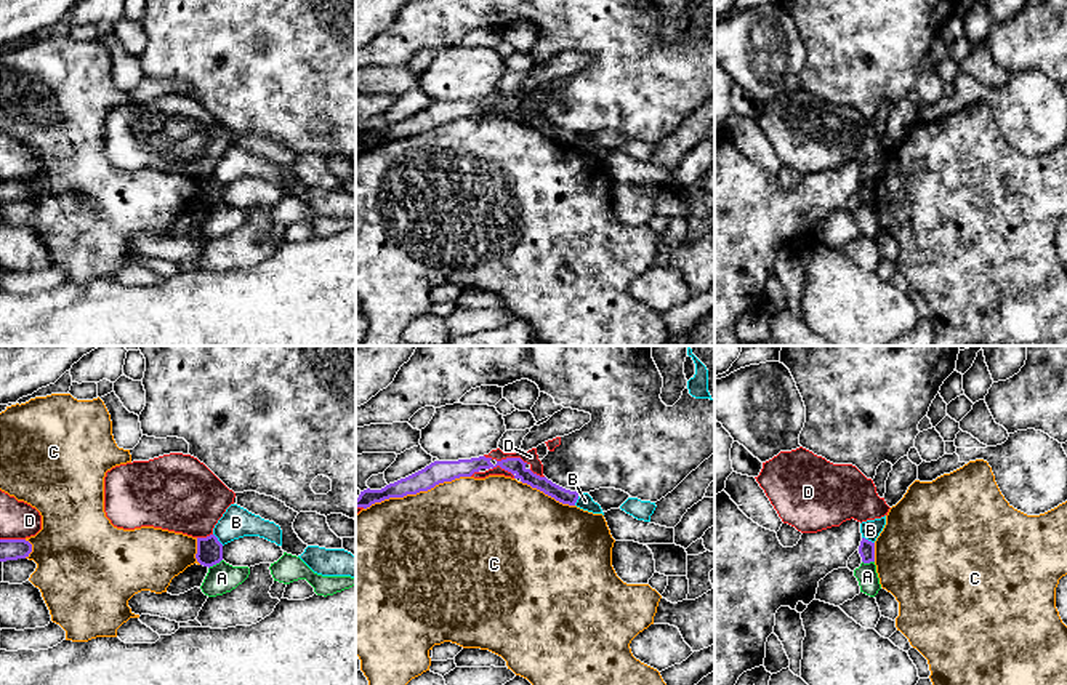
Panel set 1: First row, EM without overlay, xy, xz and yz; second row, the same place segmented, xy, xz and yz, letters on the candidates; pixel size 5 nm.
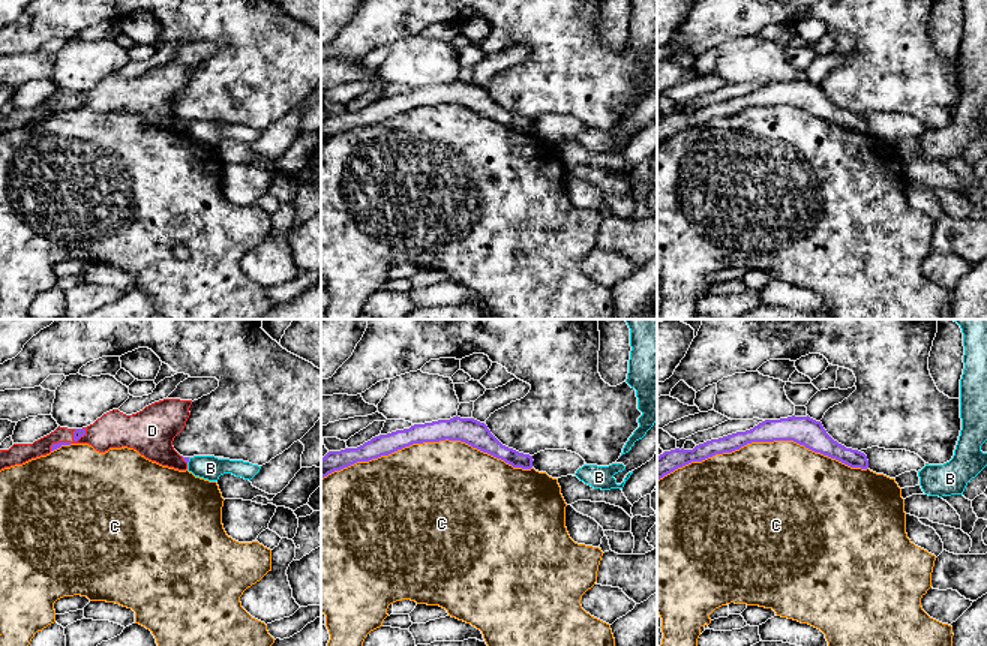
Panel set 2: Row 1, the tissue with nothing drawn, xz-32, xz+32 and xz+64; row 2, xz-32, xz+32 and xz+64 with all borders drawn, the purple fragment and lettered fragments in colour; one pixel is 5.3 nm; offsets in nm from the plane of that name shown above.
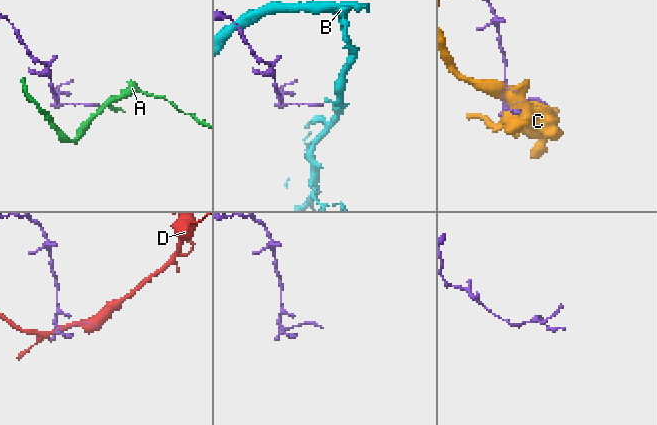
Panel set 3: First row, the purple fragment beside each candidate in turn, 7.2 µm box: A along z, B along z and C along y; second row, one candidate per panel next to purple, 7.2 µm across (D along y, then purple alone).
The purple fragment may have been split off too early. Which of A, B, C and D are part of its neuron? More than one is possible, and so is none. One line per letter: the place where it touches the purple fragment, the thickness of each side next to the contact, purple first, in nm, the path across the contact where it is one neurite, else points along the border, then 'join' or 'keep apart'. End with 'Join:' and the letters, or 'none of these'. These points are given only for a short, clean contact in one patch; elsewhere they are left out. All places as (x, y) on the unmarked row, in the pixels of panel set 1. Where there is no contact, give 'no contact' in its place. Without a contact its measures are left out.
A: contact xy (215, 205); calibres 130 and 150 nm; border xy (221, 200), (209, 210); keep apart
B: contact xz (577, 140); calibres 80 and 80 nm; border xz (580, 135), (574, 146); keep apart
C: contact xz (417, 133); calibres 110 and 480 nm; keep apart
D: contact xz (511, 100); calibres 100 and 70 nm; keep apart
Join: none of these

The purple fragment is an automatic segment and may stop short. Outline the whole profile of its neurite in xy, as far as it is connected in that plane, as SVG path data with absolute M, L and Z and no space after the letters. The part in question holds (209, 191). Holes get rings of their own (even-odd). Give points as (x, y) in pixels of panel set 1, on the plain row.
M215 176L197 179L195 200L203 208L213 208L223 202L223 186Z

